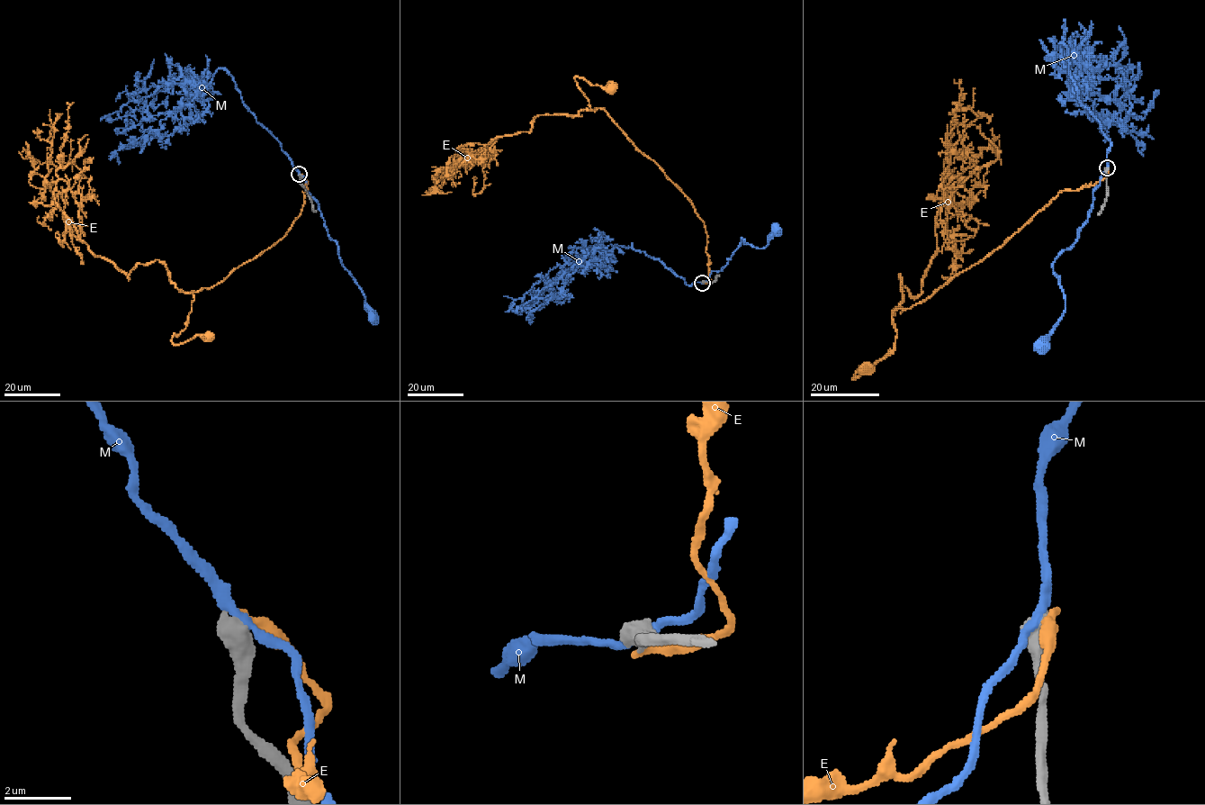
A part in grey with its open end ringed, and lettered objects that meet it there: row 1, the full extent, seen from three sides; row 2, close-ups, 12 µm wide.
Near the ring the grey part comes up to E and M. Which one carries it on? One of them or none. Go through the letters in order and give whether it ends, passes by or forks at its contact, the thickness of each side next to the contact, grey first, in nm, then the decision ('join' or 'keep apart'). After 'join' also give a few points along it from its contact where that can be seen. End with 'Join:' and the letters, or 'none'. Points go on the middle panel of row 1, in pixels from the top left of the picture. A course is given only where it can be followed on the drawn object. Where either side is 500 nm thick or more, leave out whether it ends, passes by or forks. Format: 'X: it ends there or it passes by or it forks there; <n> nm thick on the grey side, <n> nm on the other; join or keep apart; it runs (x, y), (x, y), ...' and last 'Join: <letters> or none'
E: 700 nm thick on the grey side, 400 nm on the other; keep apart
M: 700 nm thick on the grey side, 280 nm on the other; keep apart
Join: none

